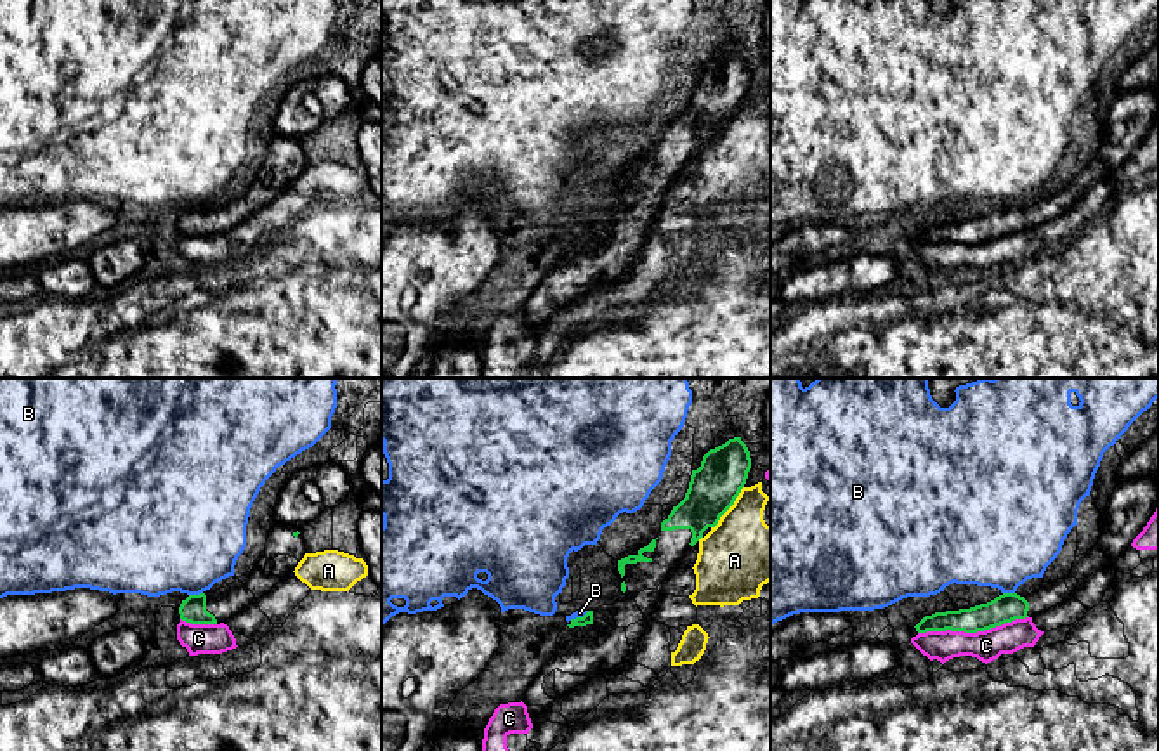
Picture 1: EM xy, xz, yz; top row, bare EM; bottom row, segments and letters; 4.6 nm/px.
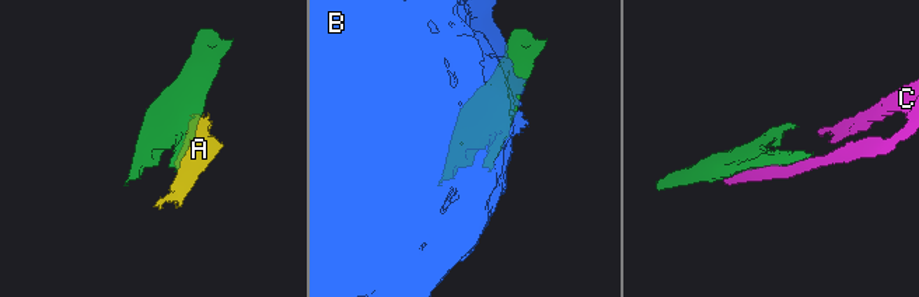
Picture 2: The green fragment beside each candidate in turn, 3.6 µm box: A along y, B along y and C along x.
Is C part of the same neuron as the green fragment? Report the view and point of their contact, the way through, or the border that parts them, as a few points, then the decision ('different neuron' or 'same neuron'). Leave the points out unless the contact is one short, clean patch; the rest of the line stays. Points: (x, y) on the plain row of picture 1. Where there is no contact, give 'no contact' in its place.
contact yz (972, 243); different neuron

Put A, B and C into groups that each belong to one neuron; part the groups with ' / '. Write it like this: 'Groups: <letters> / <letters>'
Groups: A C / B

